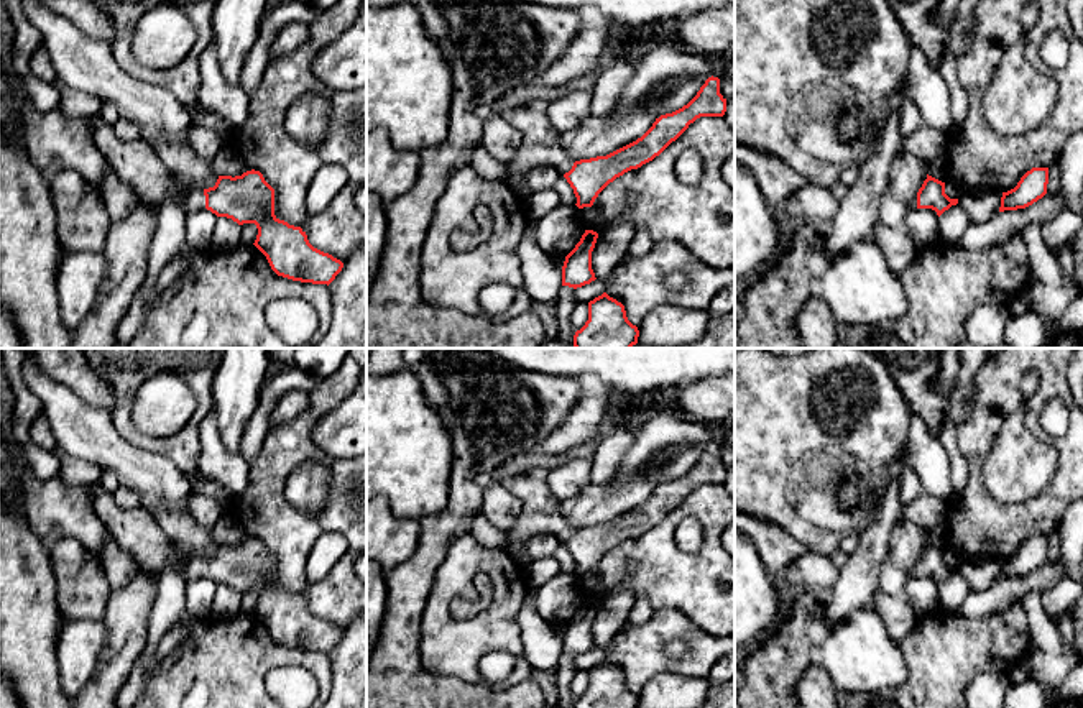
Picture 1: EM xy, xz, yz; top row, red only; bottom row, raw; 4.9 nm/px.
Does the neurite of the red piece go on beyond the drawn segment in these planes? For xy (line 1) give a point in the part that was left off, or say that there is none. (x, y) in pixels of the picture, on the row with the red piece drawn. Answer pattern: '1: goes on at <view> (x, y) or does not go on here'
1: goes on at xy (150, 179)

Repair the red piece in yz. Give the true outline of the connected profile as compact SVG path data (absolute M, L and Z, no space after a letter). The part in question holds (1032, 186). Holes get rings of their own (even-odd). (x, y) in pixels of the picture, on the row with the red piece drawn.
M1032 168L1017 186L1002 192L999 212L1025 209L1047 194L1048 168Z

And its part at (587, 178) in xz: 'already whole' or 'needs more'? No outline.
needs more

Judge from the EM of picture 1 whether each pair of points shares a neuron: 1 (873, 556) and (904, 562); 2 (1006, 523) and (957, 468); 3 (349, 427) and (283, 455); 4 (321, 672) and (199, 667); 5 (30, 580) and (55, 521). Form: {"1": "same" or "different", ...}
{"1": "different", "2": "different", "3": "different", "4": "same", "5": "different"}

